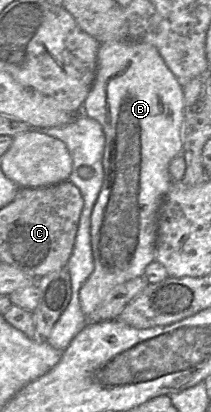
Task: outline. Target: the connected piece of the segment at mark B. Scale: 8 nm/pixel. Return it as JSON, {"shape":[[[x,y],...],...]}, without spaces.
{"shape":[[[108,41],[100,43],[95,80],[81,111],[98,121],[105,134],[104,179],[91,215],[94,270],[79,291],[81,310],[87,317],[115,286],[143,276],[146,266],[156,259],[159,210],[173,182],[169,164],[183,150],[183,86],[155,46],[140,41]]]}

